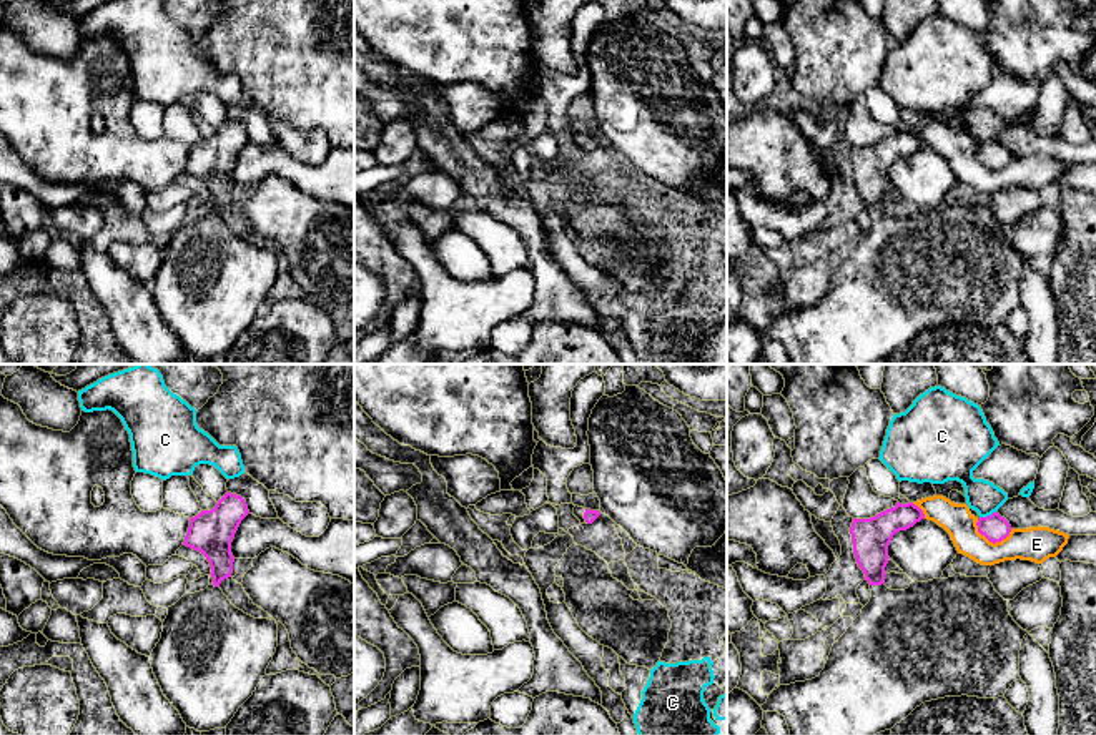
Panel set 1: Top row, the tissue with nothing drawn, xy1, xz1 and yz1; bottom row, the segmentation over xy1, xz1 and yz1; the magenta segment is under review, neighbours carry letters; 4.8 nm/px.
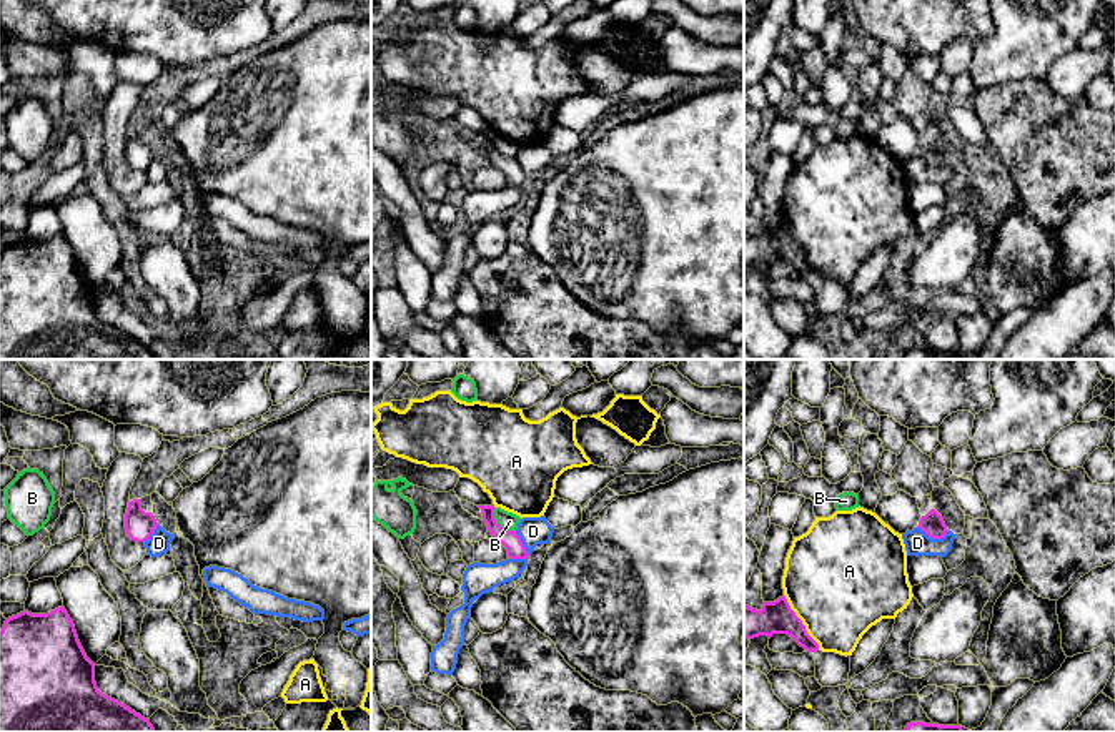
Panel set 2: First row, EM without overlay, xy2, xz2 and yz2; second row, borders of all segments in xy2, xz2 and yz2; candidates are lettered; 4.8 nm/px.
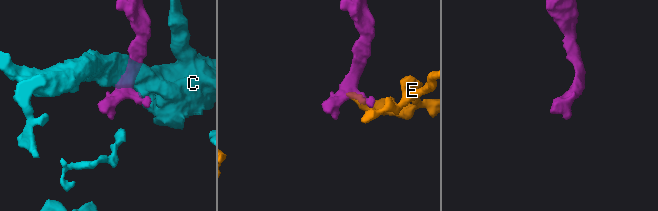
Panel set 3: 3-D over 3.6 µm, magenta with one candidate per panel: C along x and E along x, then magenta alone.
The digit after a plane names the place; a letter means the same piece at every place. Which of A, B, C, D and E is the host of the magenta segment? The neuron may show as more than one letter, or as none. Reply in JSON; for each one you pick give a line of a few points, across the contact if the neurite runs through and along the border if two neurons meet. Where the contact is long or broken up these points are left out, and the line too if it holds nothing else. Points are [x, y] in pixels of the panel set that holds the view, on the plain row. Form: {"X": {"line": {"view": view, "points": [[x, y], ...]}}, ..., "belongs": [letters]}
{"belongs": []}

